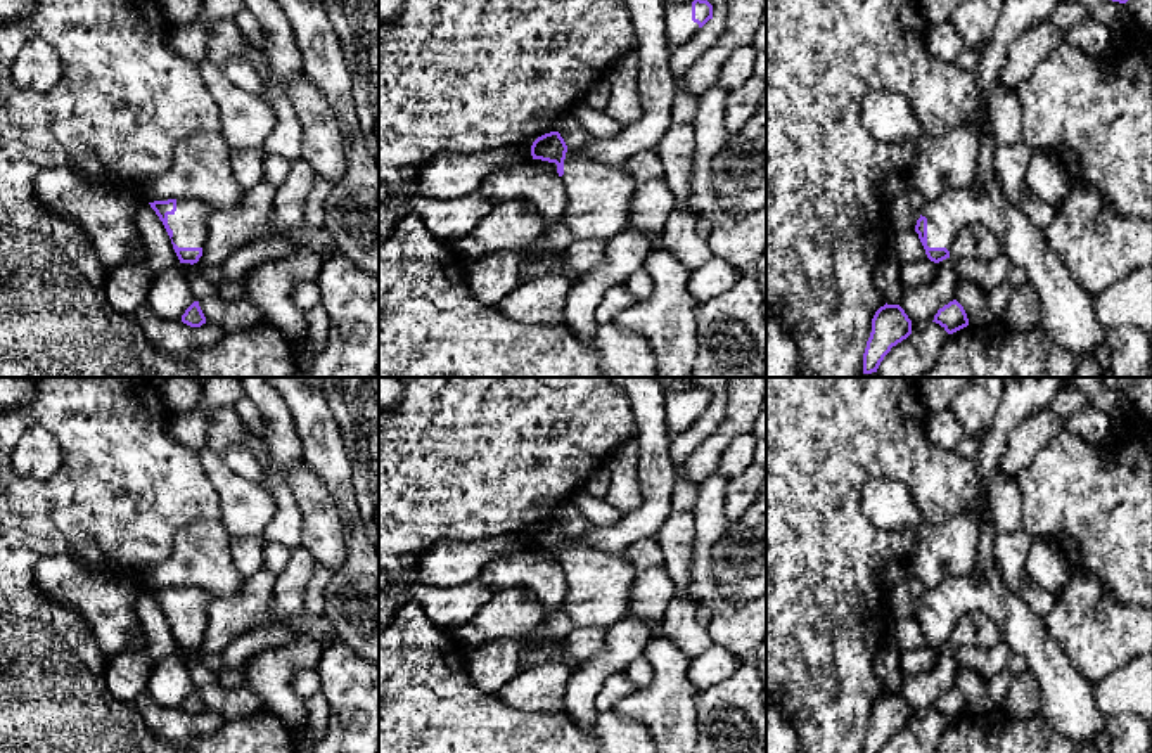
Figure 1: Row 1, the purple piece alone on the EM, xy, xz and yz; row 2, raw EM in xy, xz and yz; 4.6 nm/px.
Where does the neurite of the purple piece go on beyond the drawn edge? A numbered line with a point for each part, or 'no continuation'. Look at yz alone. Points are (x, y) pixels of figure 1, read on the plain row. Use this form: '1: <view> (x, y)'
1: yz (1068, 703)

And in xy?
1: xy (189, 611)

